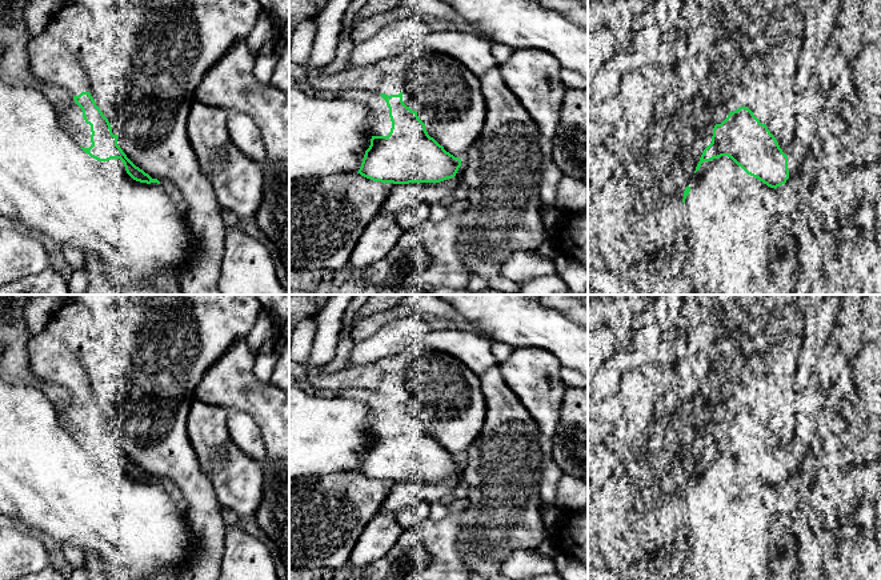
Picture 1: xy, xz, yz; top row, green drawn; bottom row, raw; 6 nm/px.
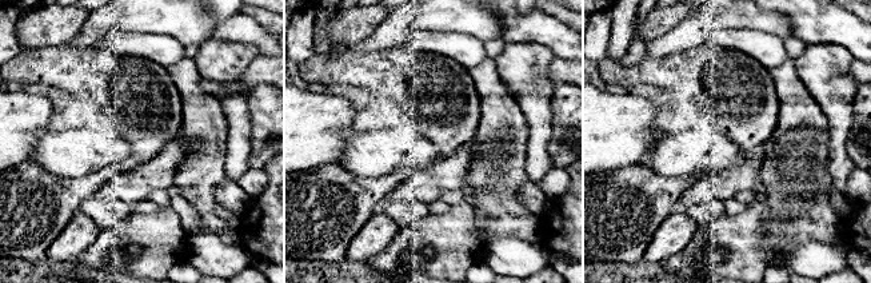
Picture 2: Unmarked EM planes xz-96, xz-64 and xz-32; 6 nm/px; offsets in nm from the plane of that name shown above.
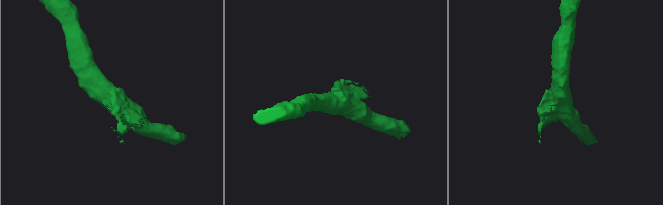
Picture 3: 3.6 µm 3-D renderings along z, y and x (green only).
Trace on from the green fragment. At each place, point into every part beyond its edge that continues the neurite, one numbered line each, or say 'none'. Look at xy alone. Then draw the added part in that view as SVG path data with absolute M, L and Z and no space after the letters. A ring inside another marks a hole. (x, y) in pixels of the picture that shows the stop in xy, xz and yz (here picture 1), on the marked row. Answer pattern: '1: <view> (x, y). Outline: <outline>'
1: xy (48, 183). Outline: M0 81L0 215L9 219L15 227L21 225L25 231L47 235L57 245L71 245L81 249L87 256L93 255L104 265L104 276L117 289L151 284L157 275L173 275L179 281L195 256L195 237L188 232L181 204L175 203L157 183L140 183L133 180L125 171L120 159L99 161L85 153L81 147L63 129L56 112L48 100L35 88L9 87Z

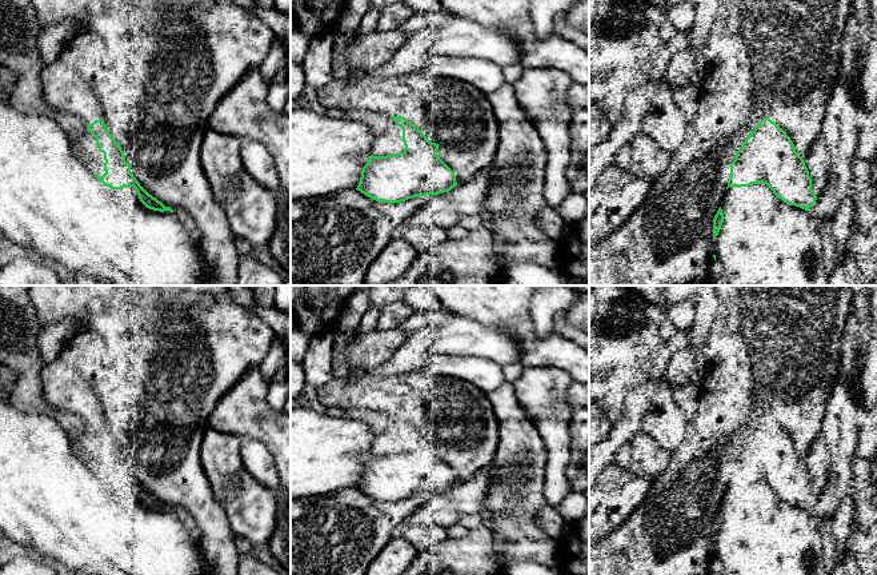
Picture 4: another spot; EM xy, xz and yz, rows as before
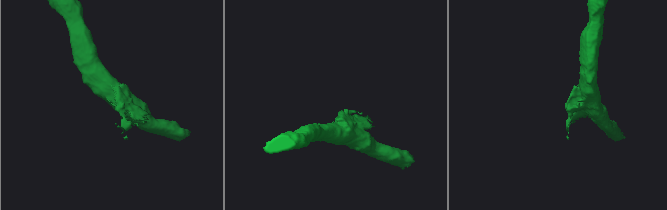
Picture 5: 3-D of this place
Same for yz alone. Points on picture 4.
1: yz (763, 240). Outline: M762 183L749 187L729 187L721 209L724 221L713 241L713 255L721 269L724 285L826 285L829 275L821 260L824 239L809 211L784 203Z

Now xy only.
1: xy (51, 204). Outline: M0 95L0 232L23 247L28 255L35 253L39 259L60 263L71 273L84 273L95 277L100 284L108 285L207 285L208 265L201 260L195 232L188 231L171 211L153 211L147 208L139 199L133 187L112 189L99 181L95 175L76 157L69 140L61 128L48 116L23 115L11 107Z

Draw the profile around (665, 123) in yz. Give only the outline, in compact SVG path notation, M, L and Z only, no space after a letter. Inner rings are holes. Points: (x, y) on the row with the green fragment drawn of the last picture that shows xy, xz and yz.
M664 79L656 81L648 91L648 111L641 121L641 132L672 155L682 145L688 121L673 99L673 89Z

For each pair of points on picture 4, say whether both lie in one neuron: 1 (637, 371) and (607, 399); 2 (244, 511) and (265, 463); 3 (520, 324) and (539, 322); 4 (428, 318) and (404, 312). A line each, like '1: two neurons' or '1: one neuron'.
1: one neuron
2: two neurons
3: two neurons
4: two neurons

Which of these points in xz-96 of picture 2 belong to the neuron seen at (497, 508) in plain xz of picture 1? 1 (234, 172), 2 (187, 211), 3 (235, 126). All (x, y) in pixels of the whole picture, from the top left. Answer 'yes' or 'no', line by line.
1: no
2: no
3: no

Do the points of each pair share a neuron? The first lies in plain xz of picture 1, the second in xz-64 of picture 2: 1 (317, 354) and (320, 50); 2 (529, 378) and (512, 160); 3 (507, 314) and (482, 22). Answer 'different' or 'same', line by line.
1: same
2: different
3: different

